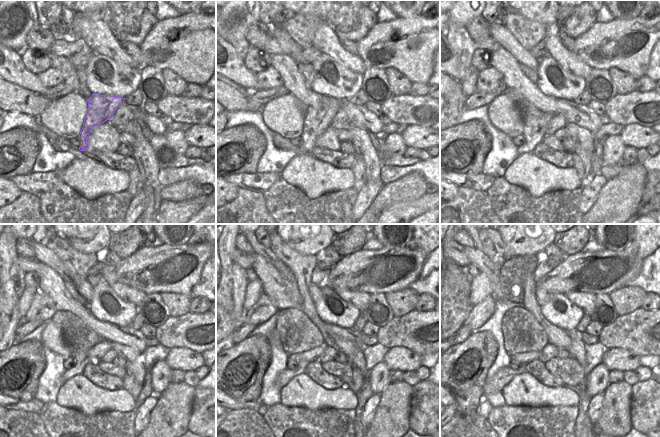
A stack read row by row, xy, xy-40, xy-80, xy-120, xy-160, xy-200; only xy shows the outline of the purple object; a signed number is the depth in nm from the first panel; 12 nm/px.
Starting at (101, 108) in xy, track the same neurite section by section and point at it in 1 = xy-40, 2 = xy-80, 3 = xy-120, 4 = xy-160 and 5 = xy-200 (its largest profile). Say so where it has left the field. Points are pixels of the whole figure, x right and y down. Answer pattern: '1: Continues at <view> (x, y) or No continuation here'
1: Continues at xy-40 (317, 119)
2: Continues at xy-80 (536, 123)
3: Continues at xy-120 (81, 357)
4: Continues at xy-160 (284, 377)
5: Continues at xy-200 (502, 377).

